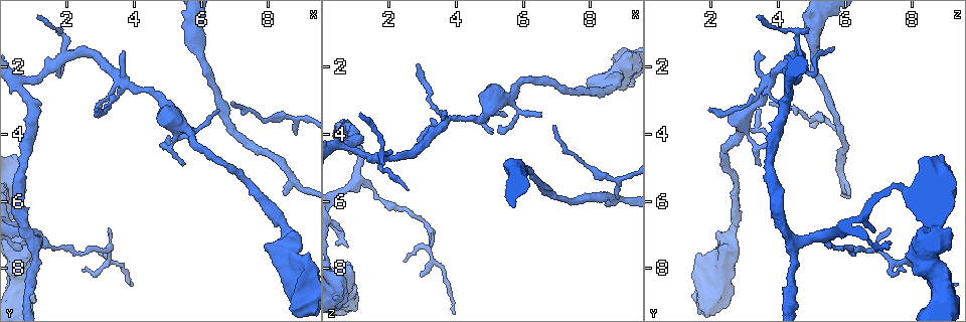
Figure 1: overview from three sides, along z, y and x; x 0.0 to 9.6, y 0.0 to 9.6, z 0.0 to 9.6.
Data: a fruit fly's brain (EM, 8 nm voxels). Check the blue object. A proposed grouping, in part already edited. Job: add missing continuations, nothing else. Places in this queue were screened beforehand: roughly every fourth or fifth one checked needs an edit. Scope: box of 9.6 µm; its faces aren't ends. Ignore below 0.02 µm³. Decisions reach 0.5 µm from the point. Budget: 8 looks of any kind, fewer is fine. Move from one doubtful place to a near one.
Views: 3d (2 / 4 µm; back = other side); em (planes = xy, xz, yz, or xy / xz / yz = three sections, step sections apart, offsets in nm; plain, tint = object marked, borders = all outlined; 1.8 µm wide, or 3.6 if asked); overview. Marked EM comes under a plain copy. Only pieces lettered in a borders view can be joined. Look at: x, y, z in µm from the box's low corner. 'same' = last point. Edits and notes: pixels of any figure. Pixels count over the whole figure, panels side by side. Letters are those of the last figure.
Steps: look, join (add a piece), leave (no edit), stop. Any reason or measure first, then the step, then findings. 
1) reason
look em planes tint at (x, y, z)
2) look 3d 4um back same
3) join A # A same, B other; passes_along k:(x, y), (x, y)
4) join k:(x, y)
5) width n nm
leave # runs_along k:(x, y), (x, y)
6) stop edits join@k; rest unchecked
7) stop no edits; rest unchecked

branch stops here
look em xz step 4 borders at (8.55, 5.80, 6.20)

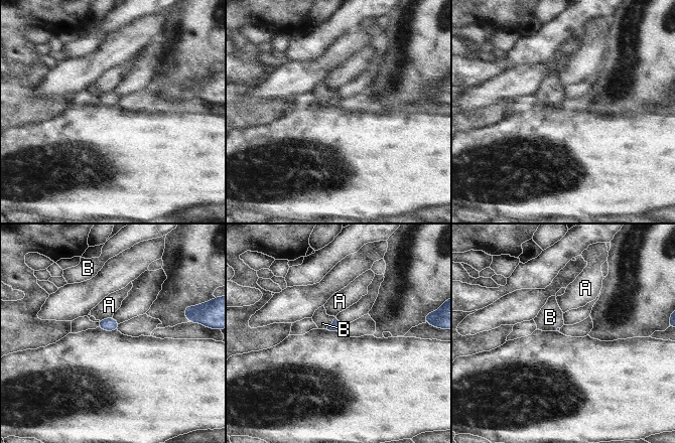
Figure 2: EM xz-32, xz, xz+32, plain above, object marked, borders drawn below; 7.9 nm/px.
cut it another way
look em planes borders same

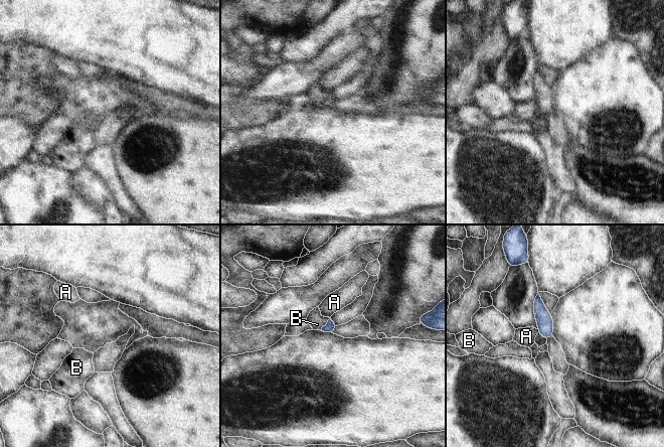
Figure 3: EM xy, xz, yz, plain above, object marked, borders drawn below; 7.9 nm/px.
leave # A other, B other; border 3:(330, 318), (320, 329); none of them fits

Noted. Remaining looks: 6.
tapers out
look 3d 4um at (8.85, 4.05, 5.95)

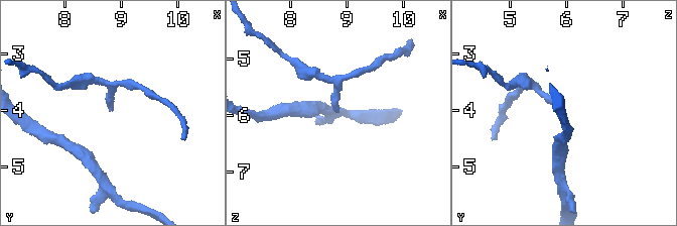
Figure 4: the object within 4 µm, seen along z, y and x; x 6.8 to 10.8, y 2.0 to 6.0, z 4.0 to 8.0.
look em planes borders at (8.85, 4.00, 5.95)

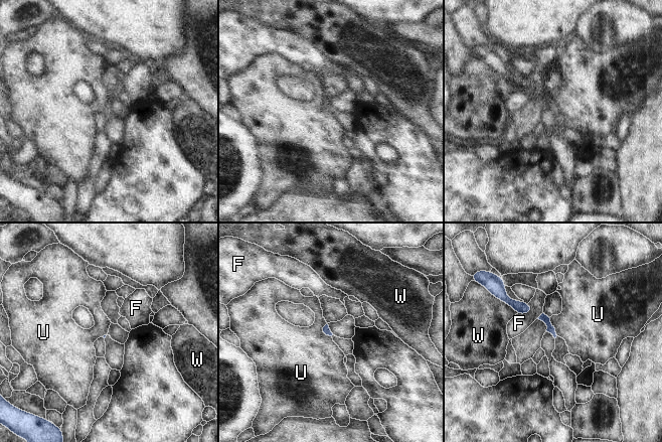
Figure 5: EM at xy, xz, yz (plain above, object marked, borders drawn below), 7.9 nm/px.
longest_contact W 200 nm
leave # F other, U other, W other; none of them fits

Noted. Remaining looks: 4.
look 3d 2um at (2.90, 3.20, 1.95)

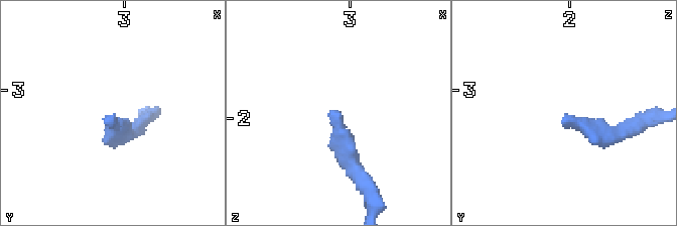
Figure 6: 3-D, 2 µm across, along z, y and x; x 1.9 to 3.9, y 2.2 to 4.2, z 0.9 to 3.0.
need the tissue
look em planes borders at (2.86, 3.26, 1.94)

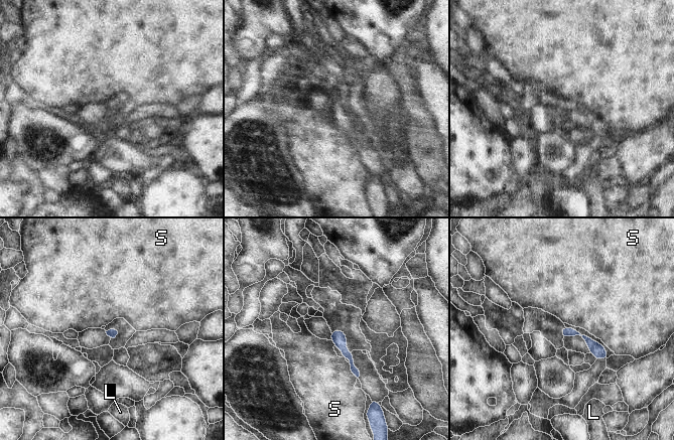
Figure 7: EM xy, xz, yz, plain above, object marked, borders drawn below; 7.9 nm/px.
longest_contact S 140 nm
leave # L other, S other; none of them fits

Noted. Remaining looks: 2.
stop no edits; rest unchecked

